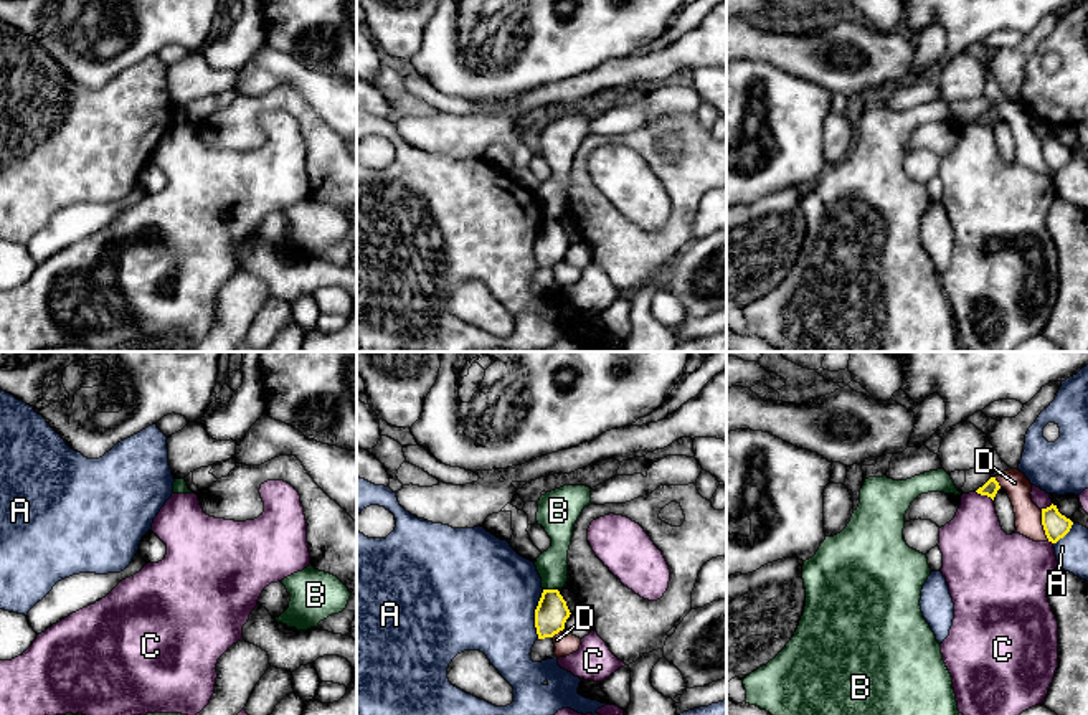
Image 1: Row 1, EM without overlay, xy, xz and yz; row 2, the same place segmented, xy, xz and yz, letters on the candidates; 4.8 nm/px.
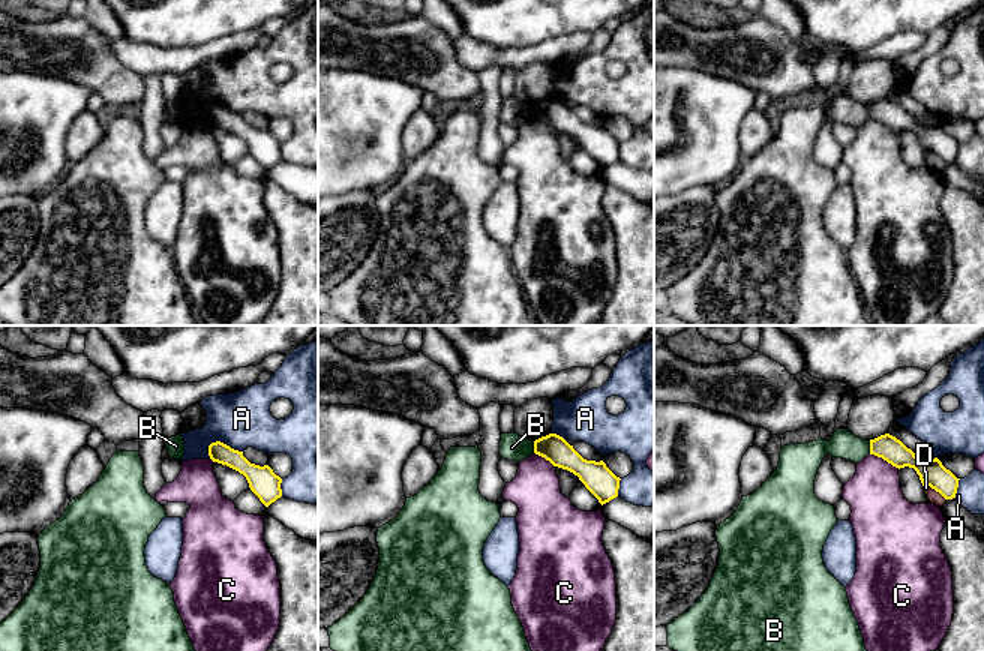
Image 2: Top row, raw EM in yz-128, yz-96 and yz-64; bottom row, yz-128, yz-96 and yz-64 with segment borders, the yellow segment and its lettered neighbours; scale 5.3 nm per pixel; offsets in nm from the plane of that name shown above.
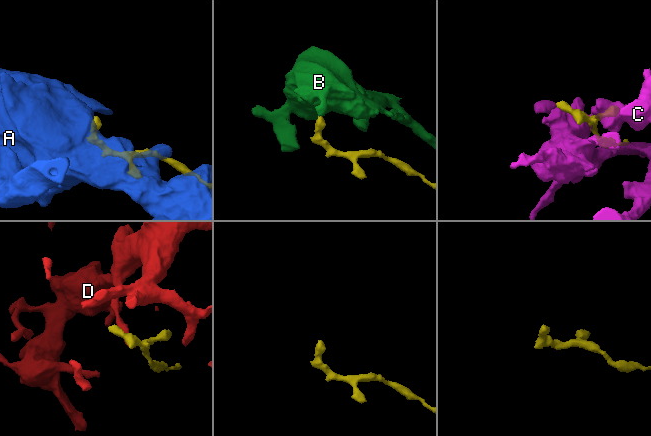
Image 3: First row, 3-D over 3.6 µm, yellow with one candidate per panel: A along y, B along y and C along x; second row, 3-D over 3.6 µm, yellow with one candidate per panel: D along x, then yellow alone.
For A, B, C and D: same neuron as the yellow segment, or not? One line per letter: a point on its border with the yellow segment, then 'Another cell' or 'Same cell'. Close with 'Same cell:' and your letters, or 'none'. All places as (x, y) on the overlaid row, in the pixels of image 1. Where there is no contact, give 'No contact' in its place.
A: Touches yellow at xz (535, 615). Another cell
B: Touches yellow at xz (550, 590). Another cell
C: Touches yellow at yz (984, 494). Another cell
D: Touches yellow at yz (1042, 524). Another cell
Same cell: none

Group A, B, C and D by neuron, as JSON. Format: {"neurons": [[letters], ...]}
{"neurons": [["A"], ["B"], ["C"], ["D"]]}

